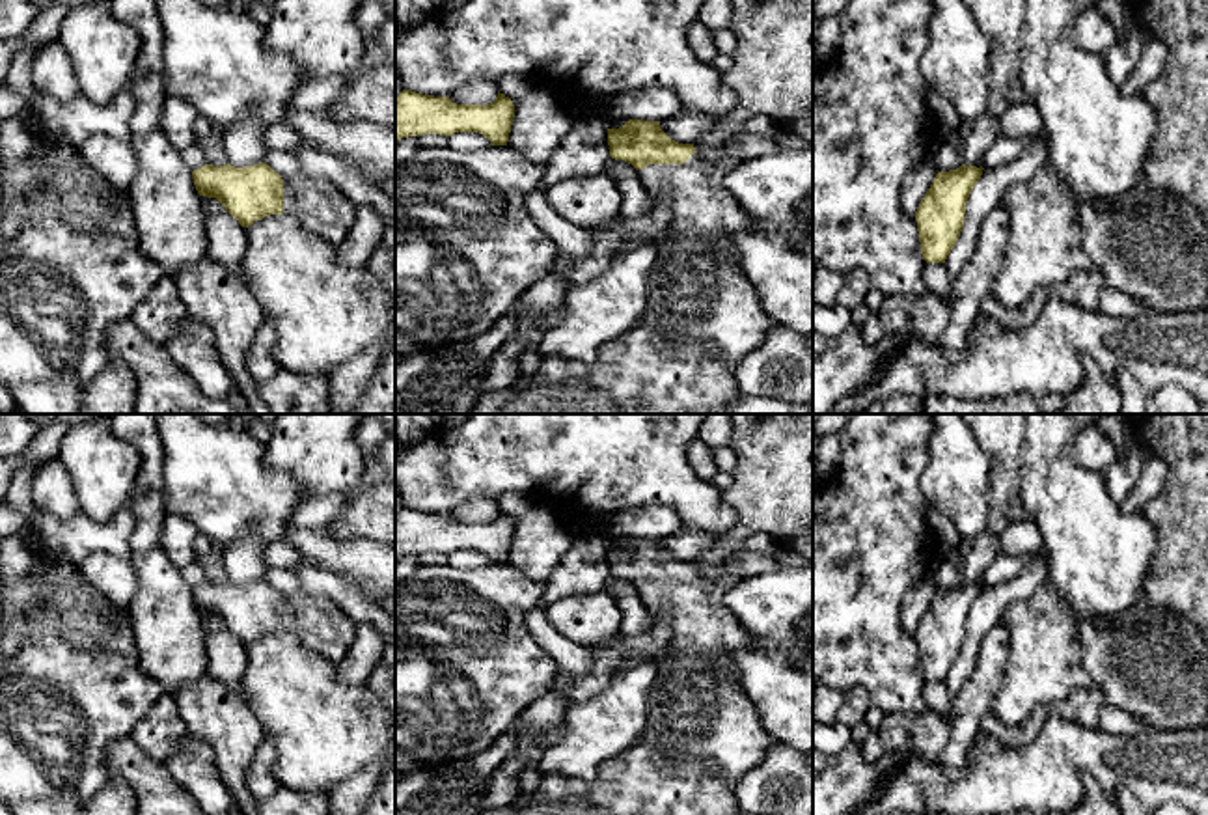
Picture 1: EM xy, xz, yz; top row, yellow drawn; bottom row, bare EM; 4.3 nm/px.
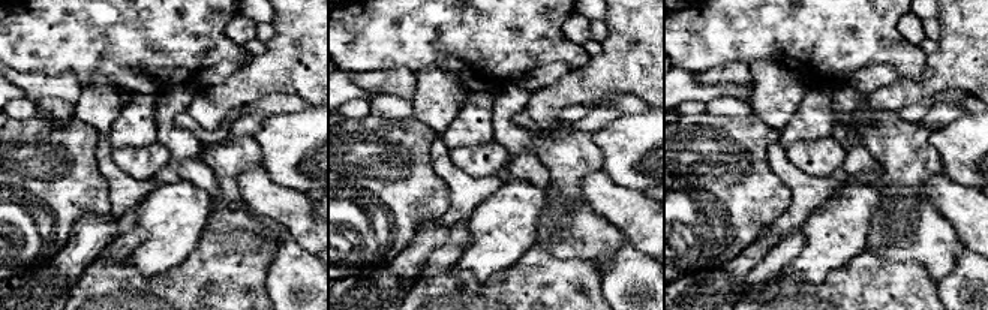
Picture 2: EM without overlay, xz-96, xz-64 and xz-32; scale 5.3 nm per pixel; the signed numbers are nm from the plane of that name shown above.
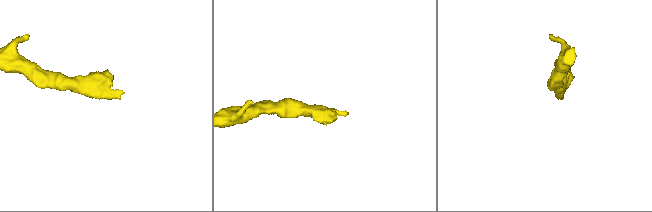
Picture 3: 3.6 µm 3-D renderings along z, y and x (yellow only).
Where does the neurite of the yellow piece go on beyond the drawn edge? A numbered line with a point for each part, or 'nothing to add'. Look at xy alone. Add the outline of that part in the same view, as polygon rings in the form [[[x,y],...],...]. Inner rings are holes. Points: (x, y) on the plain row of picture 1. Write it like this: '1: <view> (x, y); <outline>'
1: xy (321, 627); [[[296,589],[281,597],[283,630],[296,634],[306,649],[341,662],[356,638],[356,625],[324,595]]]

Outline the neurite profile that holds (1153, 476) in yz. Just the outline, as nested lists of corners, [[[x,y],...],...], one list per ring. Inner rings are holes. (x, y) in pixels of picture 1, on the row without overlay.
[[[1150,451],[1137,483],[1128,498],[1119,504],[1119,509],[1126,515],[1141,513],[1145,505],[1163,489],[1167,470],[1167,463]]]

